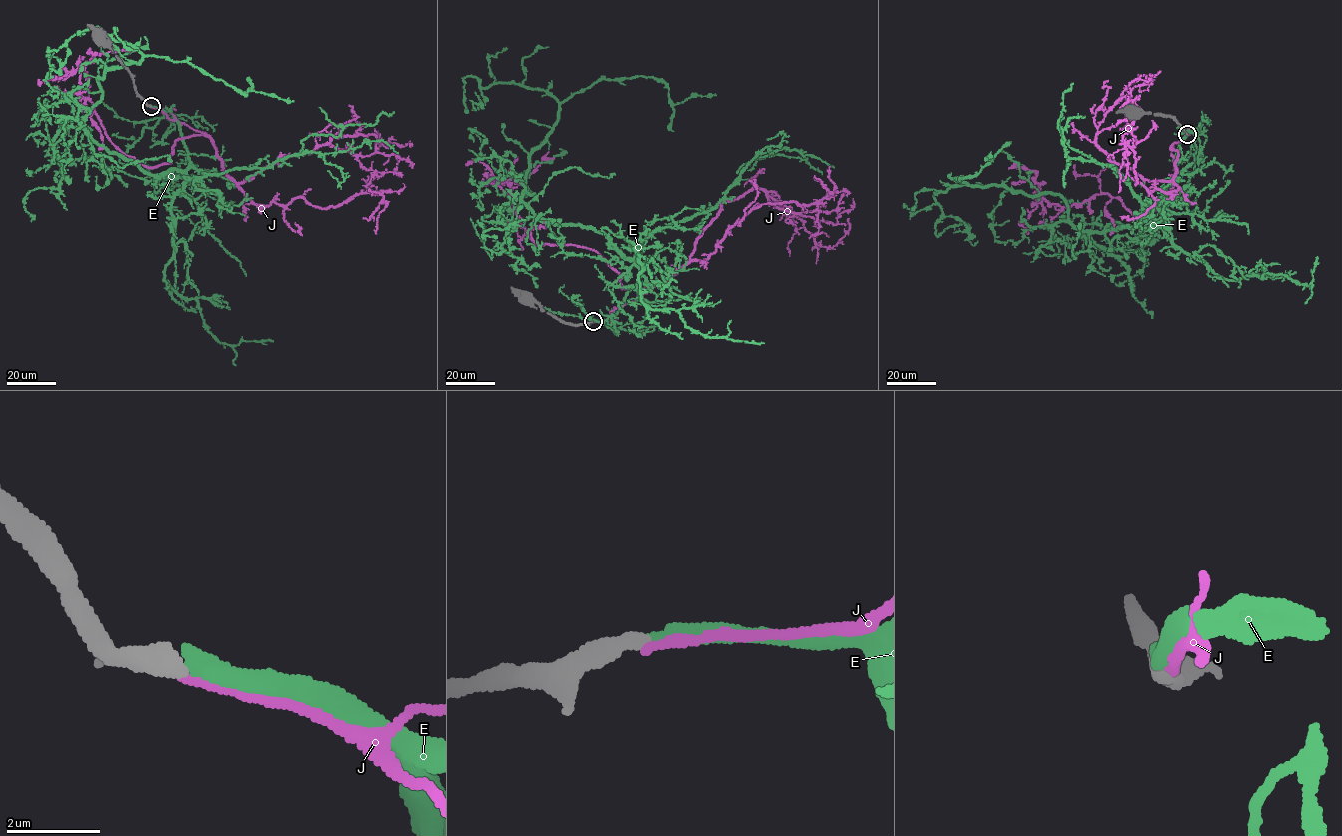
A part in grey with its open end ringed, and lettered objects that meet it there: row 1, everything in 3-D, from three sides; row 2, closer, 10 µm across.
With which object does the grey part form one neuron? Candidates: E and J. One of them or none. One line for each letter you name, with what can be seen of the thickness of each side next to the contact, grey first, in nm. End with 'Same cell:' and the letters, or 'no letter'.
E: 400/400 nm
Same cell: E

